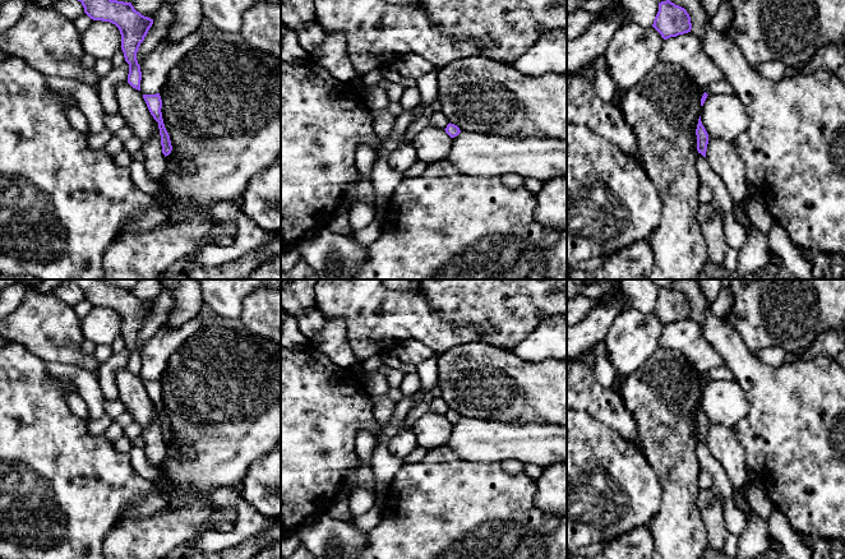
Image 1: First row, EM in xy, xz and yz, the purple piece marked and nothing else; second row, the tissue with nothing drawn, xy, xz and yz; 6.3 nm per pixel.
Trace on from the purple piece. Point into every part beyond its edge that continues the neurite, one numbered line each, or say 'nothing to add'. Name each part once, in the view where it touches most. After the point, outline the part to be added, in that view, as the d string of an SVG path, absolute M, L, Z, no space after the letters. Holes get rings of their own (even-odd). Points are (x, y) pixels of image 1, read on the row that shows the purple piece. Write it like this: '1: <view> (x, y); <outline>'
nothing to add

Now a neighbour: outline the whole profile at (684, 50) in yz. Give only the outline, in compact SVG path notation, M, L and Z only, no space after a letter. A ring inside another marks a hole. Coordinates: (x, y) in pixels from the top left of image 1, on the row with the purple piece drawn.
M692 32L665 40L660 60L680 66L703 89L724 79L721 69L702 50L701 41Z

